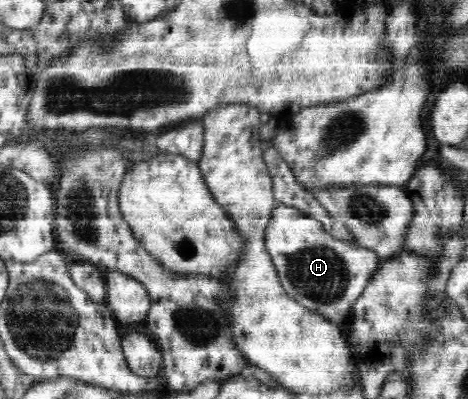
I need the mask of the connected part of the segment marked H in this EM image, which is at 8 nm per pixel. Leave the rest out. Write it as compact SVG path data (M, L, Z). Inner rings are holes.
M283 203L277 204L270 216L265 246L286 294L335 324L343 324L351 316L355 301L381 263L375 251L337 240L315 217Z

